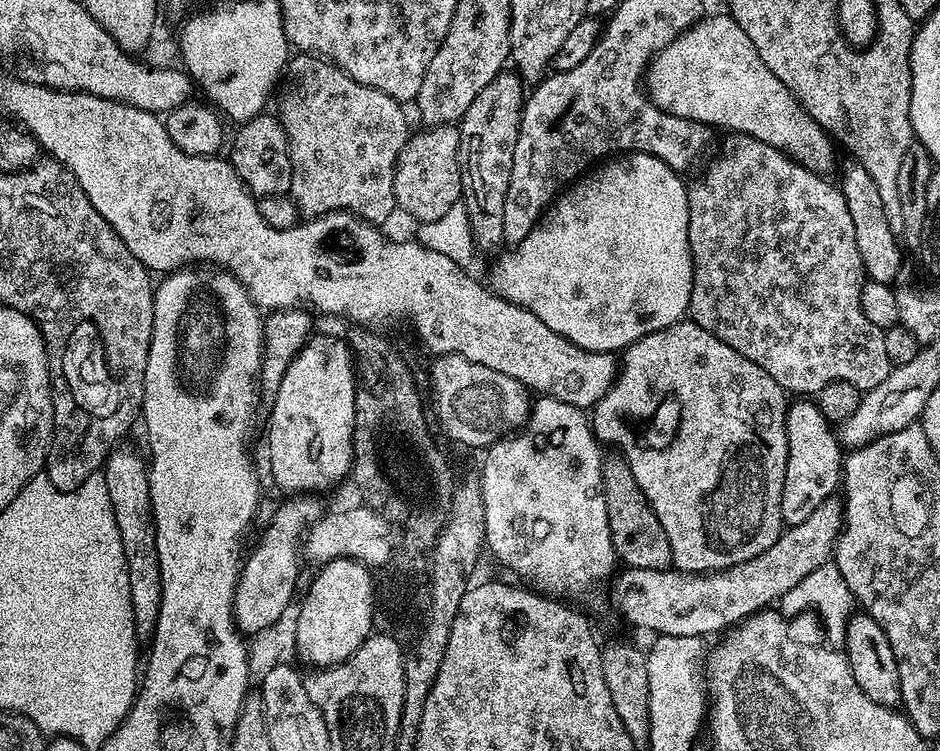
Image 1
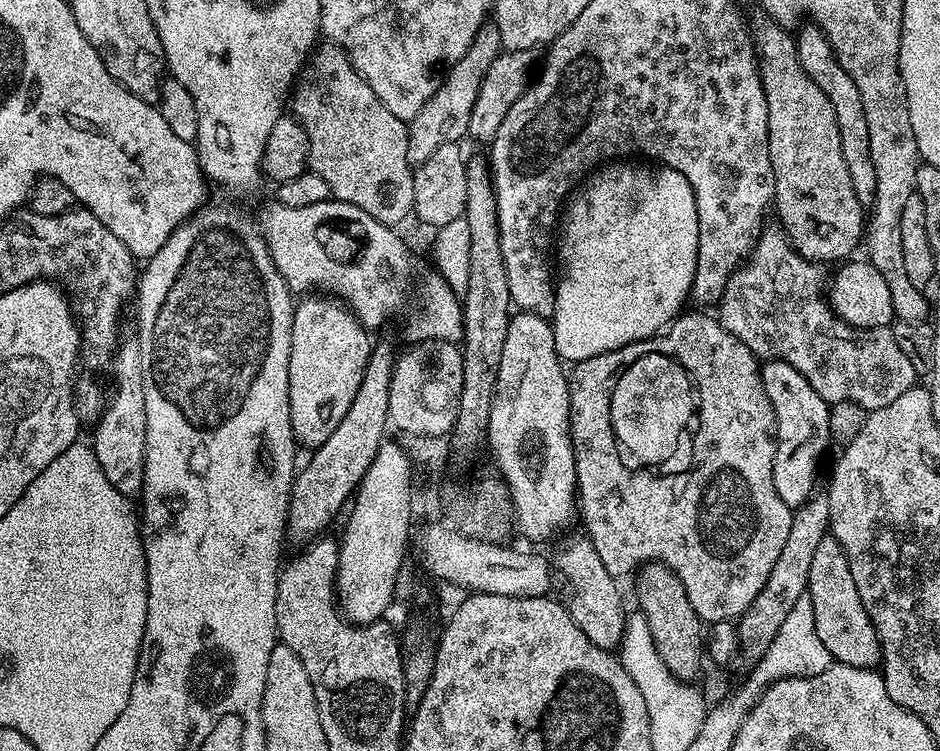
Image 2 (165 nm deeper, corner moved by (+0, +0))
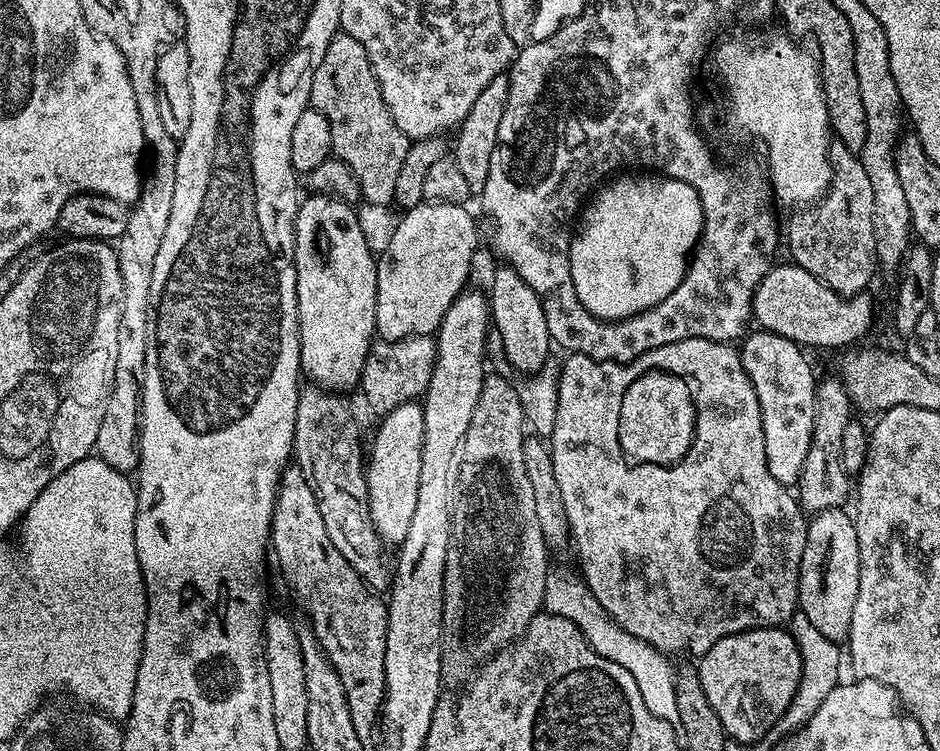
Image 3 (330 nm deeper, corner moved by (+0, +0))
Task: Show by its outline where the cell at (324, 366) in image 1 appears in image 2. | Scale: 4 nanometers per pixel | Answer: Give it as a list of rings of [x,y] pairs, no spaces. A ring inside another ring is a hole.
[[[312,294],[295,305],[292,313],[292,345],[290,346],[290,422],[296,435],[297,445],[315,450],[334,434],[338,422],[346,418],[358,386],[362,386],[364,371],[372,353],[373,341],[368,340],[369,329],[363,327],[356,315],[343,303],[322,294]]]

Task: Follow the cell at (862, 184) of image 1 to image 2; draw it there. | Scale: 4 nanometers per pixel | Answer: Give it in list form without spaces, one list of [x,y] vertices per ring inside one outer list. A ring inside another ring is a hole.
[[[814,22],[805,23],[799,31],[795,33],[798,62],[802,62],[802,70],[810,74],[814,86],[818,86],[818,90],[822,90],[826,98],[830,98],[830,106],[834,106],[834,118],[838,122],[842,158],[846,158],[846,170],[850,170],[850,182],[854,186],[854,194],[862,205],[871,205],[872,198],[876,195],[877,182],[874,175],[874,162],[870,158],[870,126],[866,126],[866,110],[862,110],[862,94],[858,94],[858,86],[854,86],[854,78],[850,78],[850,74],[842,70],[824,31]]]

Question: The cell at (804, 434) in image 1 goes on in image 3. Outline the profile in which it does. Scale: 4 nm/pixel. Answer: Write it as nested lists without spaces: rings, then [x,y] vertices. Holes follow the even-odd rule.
[[[754,332],[743,337],[739,350],[742,366],[758,394],[758,406],[762,410],[766,466],[770,466],[770,474],[774,474],[780,484],[796,486],[814,432],[818,376],[812,373],[812,364],[804,357],[806,352],[801,345],[782,334]]]

